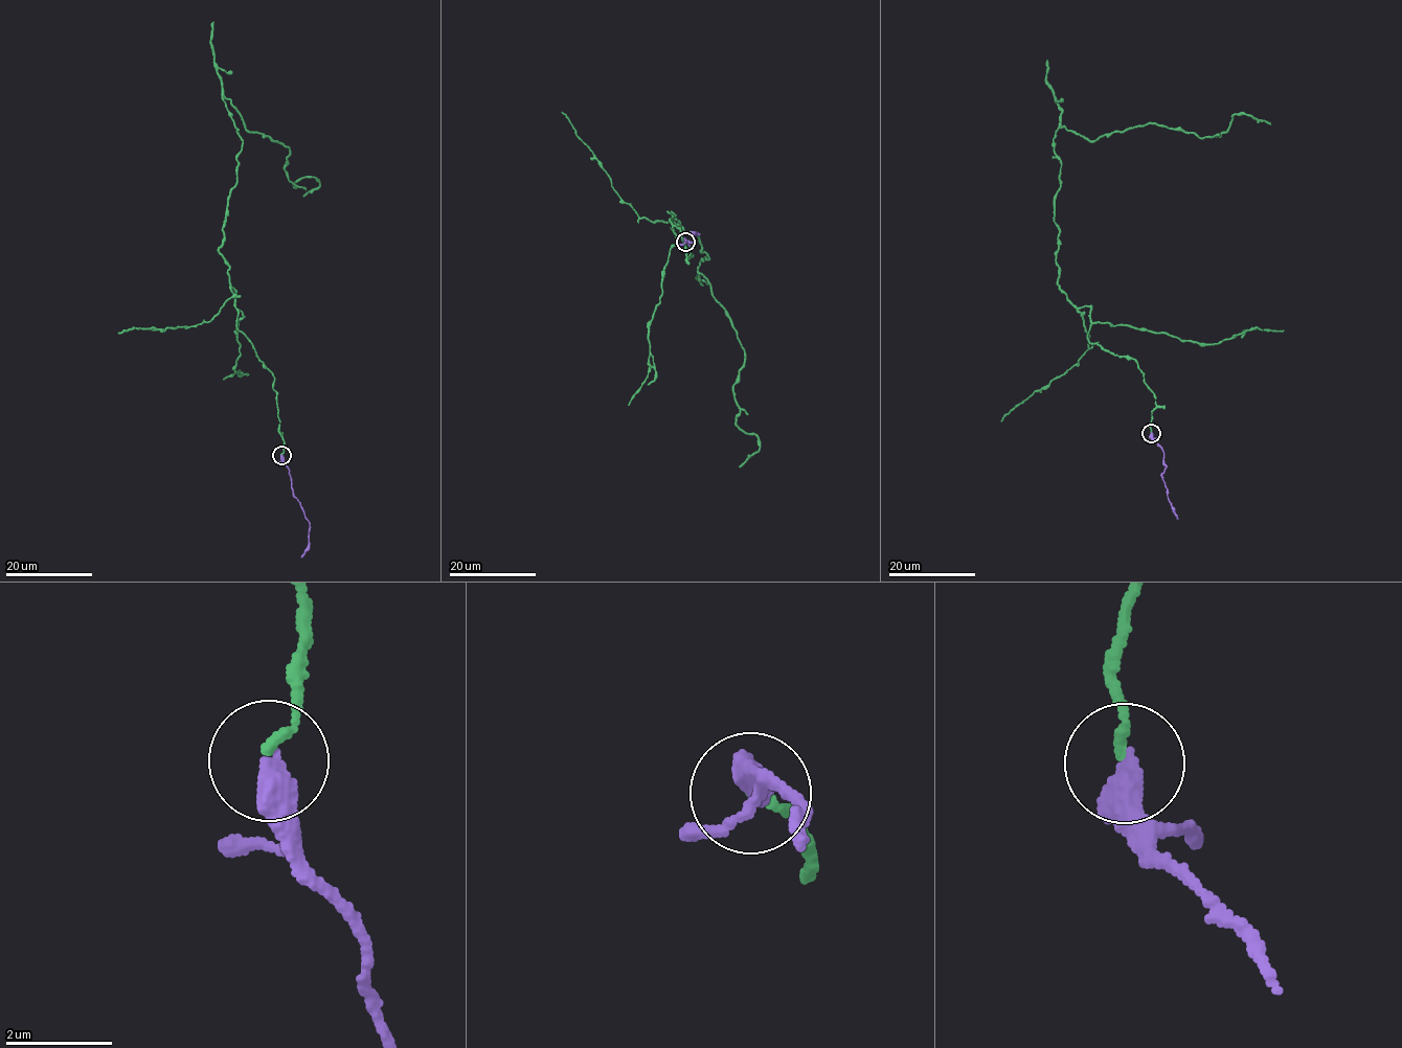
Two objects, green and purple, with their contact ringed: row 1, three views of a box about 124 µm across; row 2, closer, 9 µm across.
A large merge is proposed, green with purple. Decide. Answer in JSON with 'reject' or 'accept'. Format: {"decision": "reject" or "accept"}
{"decision": "accept"}

